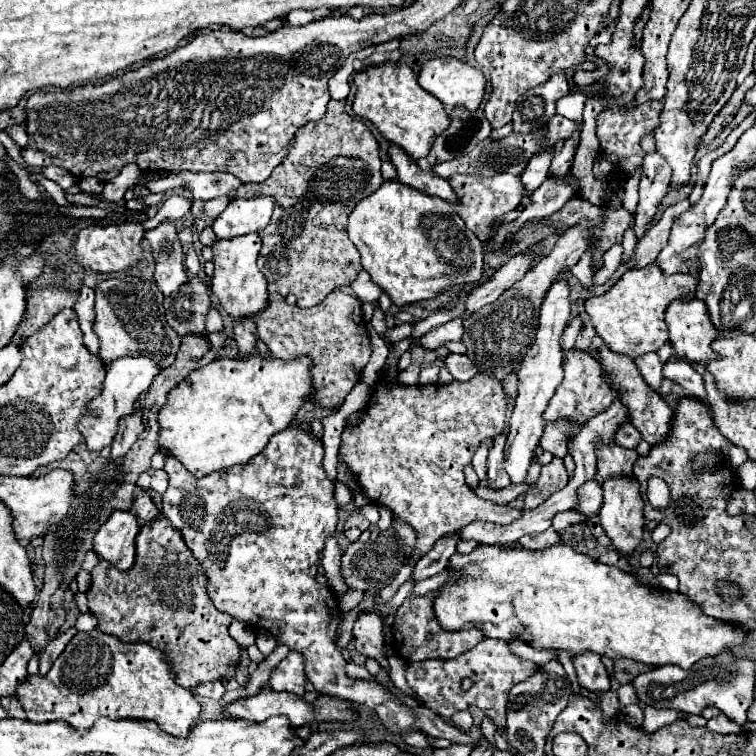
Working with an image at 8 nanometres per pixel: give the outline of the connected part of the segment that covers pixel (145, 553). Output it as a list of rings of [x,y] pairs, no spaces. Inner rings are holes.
[[[158,517],[150,525],[144,525],[136,537],[136,563],[130,571],[118,571],[108,561],[100,561],[92,571],[92,587],[88,589],[90,613],[98,619],[98,629],[118,637],[124,643],[150,643],[166,655],[168,665],[182,687],[196,687],[208,681],[232,679],[240,661],[240,645],[228,635],[232,617],[218,611],[206,593],[206,575],[200,563],[188,551],[180,531],[176,531],[166,517]]]

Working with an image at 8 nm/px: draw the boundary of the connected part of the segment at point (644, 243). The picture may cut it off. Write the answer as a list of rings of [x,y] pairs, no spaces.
[[[684,199],[684,201],[676,203],[676,205],[670,205],[670,207],[662,213],[660,221],[650,227],[650,231],[638,241],[638,245],[636,245],[636,249],[634,249],[634,267],[636,267],[636,269],[646,267],[646,265],[650,265],[650,263],[656,261],[660,249],[662,249],[662,247],[666,245],[666,241],[668,241],[668,233],[670,233],[670,227],[672,227],[674,219],[676,219],[678,215],[682,215],[684,211],[688,211],[688,209],[690,209],[690,203],[688,203],[688,199]]]

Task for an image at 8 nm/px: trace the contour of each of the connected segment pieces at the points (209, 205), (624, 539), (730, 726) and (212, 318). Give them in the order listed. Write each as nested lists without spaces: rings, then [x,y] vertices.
[[[216,197],[216,199],[206,201],[206,203],[204,203],[204,215],[214,221],[214,219],[216,219],[214,215],[220,215],[226,208],[226,203],[228,203],[228,197]]]
[[[614,477],[602,483],[604,489],[604,503],[600,507],[600,525],[608,539],[612,541],[612,547],[624,555],[632,555],[636,547],[642,541],[642,531],[644,531],[644,501],[638,491],[638,483],[634,477]]]
[[[716,715],[716,717],[712,717],[712,719],[708,721],[706,727],[708,727],[710,731],[722,733],[722,735],[728,735],[728,733],[740,733],[740,731],[742,731],[742,727],[736,725],[736,723],[732,723],[732,719],[728,719],[726,715]]]
[[[214,307],[208,311],[206,329],[208,329],[210,333],[218,333],[218,331],[222,331],[222,329],[224,329],[224,327],[222,327],[222,317],[220,317],[220,313],[218,313]]]

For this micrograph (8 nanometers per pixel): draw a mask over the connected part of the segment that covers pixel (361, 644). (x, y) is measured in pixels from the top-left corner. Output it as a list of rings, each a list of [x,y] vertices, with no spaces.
[[[380,611],[362,613],[354,623],[354,647],[360,655],[372,657],[388,671],[388,659],[384,655],[384,635],[382,635],[382,619]]]

